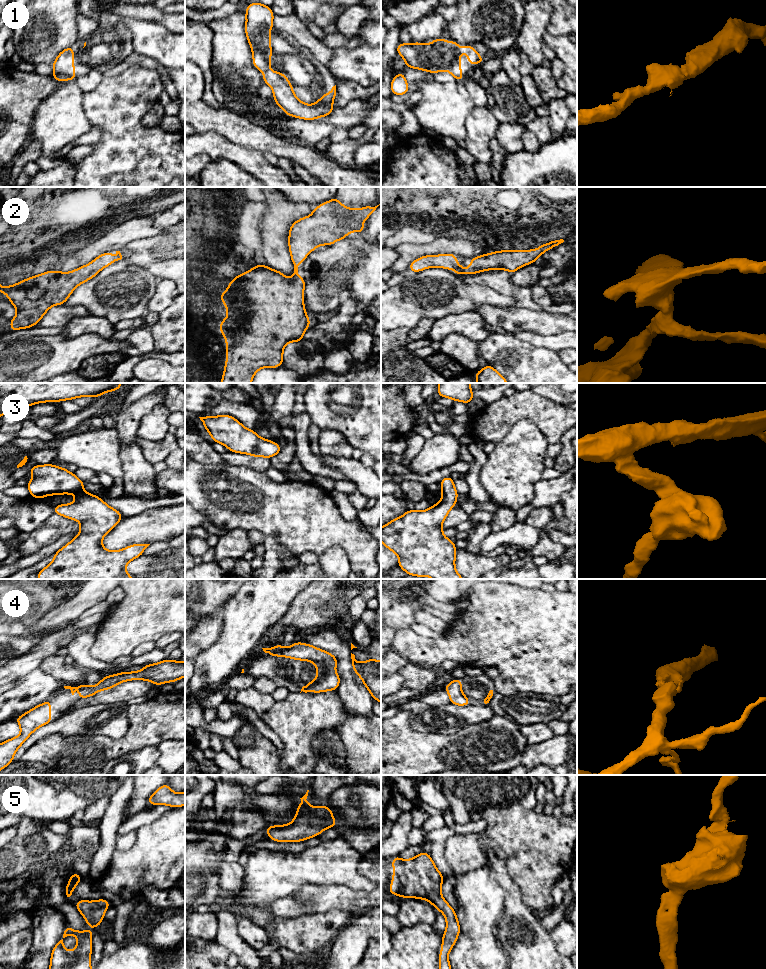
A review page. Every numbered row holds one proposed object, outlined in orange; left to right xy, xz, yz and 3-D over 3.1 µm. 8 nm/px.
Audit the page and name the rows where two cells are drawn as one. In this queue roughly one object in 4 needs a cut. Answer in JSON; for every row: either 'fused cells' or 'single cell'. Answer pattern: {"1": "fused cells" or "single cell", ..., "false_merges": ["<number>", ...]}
{"1": "single cell", "2": "single cell", "3": "single cell", "4": "single cell", "5": "single cell", "false_merges": []}

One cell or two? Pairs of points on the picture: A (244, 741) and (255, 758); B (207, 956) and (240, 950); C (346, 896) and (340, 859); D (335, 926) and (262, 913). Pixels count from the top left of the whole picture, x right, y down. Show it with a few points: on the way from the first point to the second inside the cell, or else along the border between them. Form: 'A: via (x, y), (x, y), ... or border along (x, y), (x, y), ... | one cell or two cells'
A: border along (258, 731), (246, 746), (235, 746) | two cells
B: border along (214, 941), (230, 952) | two cells
C: border along (320, 885), (346, 885), (353, 889), (367, 891) | two cells
D: via (317, 927), (280, 927) | one cell

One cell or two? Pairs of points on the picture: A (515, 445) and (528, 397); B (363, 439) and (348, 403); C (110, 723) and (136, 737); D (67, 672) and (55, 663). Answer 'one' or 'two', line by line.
A: two
B: one
C: two
D: one

